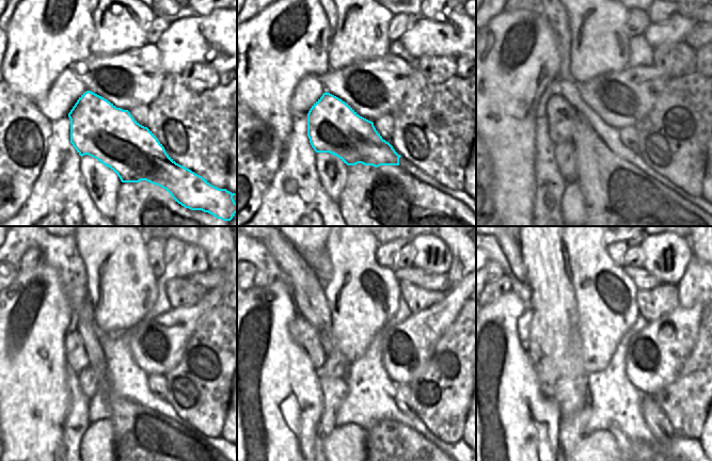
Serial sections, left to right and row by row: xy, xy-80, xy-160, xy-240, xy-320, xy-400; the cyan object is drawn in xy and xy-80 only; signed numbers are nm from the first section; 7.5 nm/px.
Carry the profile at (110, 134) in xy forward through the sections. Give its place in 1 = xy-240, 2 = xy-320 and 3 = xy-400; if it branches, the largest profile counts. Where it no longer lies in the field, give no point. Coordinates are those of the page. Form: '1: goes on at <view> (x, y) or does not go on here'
1: goes on at xy-240 (77, 358)
2: goes on at xy-320 (302, 332)
3: goes on at xy-400 (523, 323)

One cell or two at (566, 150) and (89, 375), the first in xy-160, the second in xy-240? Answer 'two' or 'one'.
one

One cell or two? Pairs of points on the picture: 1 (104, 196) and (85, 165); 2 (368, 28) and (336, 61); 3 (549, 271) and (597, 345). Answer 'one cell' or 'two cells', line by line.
1: one cell
2: one cell
3: two cells

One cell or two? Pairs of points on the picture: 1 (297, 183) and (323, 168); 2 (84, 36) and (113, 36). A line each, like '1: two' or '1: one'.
1: two
2: two

